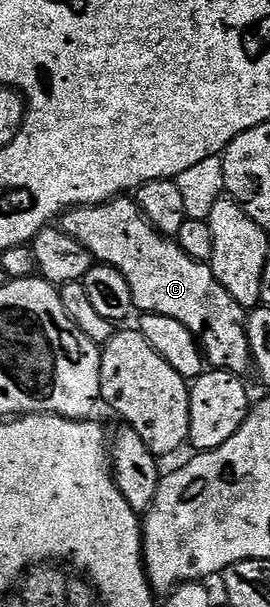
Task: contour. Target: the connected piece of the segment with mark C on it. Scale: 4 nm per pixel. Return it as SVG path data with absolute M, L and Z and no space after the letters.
M115 198L107 200L104 204L88 204L80 208L71 208L69 212L63 212L60 217L60 227L62 231L67 232L72 238L76 238L76 242L80 242L80 246L84 246L94 256L95 261L100 264L106 264L110 268L114 268L120 274L124 274L124 278L128 282L128 290L132 290L132 298L134 299L134 307L139 313L145 314L155 312L164 318L176 318L176 322L180 322L184 326L188 326L188 330L198 340L202 349L203 357L208 361L211 369L219 372L231 372L237 376L245 377L246 371L251 371L252 357L250 354L250 343L248 342L248 334L246 333L246 321L248 319L247 309L240 306L240 302L236 302L236 298L232 298L232 294L228 294L228 290L224 290L224 286L220 286L220 282L216 278L216 274L210 268L209 264L201 264L199 260L188 258L188 254L184 254L184 250L173 239L167 238L162 233L155 230L146 219L141 208L130 198Z

